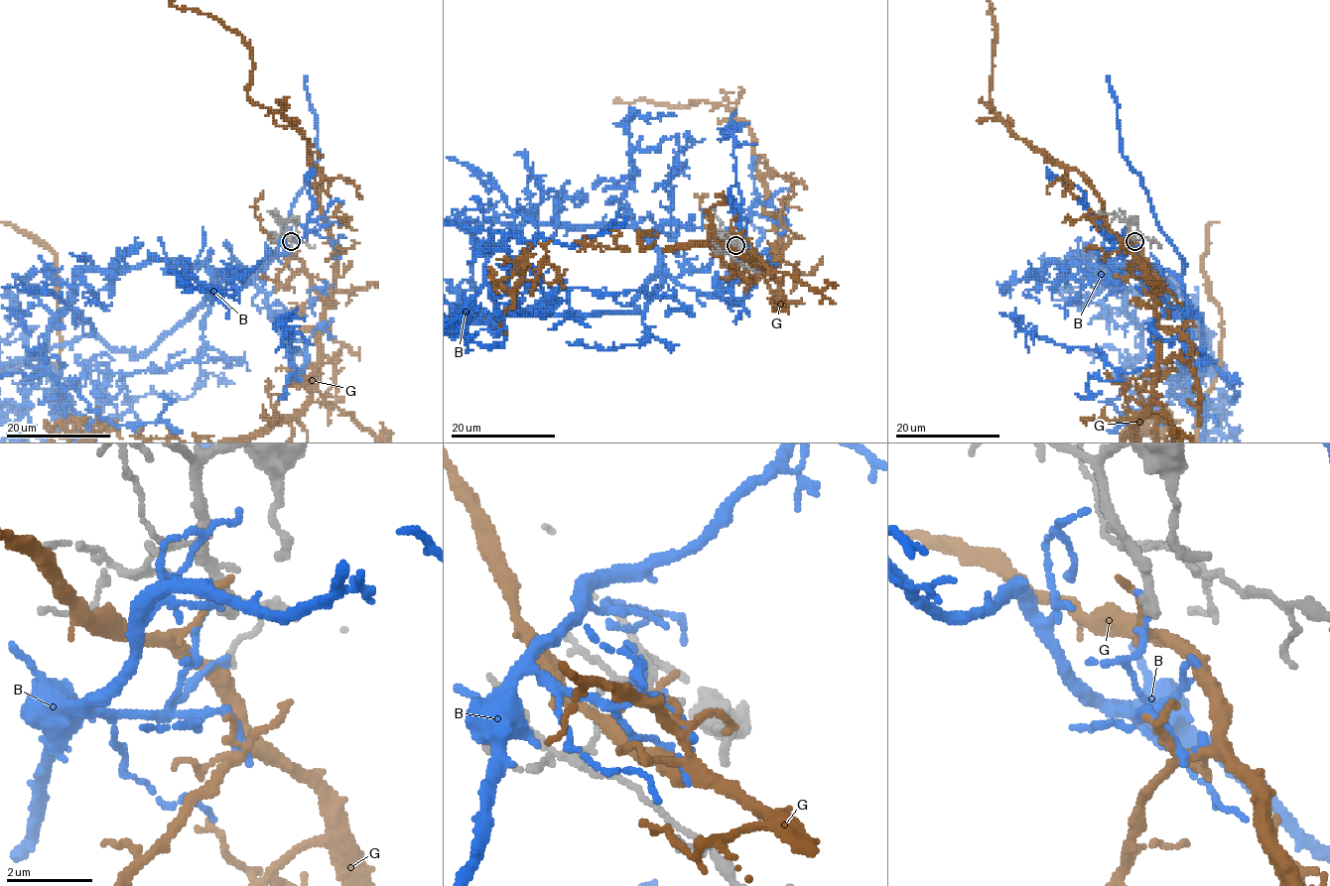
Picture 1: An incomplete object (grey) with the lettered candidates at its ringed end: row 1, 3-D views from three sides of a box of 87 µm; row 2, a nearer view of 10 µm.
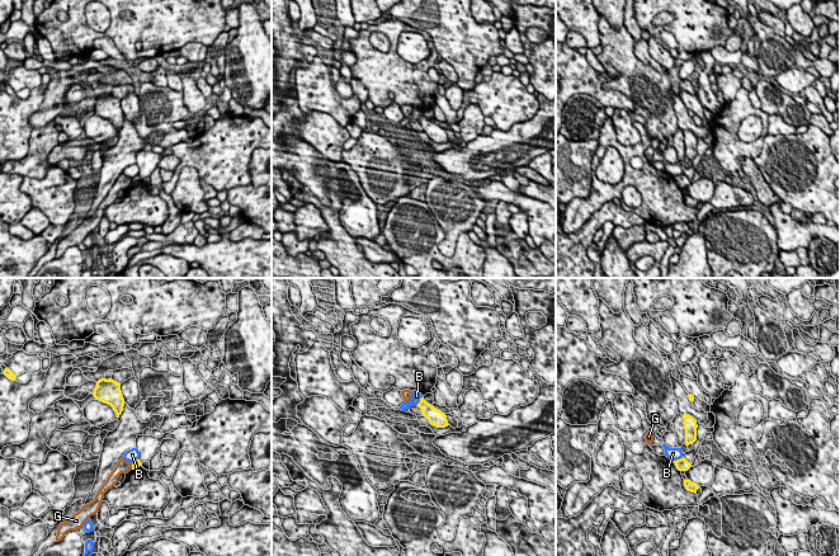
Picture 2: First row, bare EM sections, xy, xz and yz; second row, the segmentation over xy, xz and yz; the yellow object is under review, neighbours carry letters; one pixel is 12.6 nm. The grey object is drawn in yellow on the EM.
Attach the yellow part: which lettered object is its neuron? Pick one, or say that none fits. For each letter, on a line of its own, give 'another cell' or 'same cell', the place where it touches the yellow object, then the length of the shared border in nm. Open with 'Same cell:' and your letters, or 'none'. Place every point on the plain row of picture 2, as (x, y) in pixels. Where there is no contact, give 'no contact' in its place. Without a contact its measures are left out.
Same cell: none
B: another cell; contact yz (678, 175); length 140 nm
G: another cell; contact xy (132, 182); length 80 nm

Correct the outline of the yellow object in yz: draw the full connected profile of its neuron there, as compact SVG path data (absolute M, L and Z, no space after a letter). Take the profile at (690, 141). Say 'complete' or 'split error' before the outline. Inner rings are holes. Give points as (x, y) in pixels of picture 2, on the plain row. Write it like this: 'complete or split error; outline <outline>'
complete; outline M684 129L684 145L685 145L685 159L686 161L693 160L697 156L697 136L690 132Z

